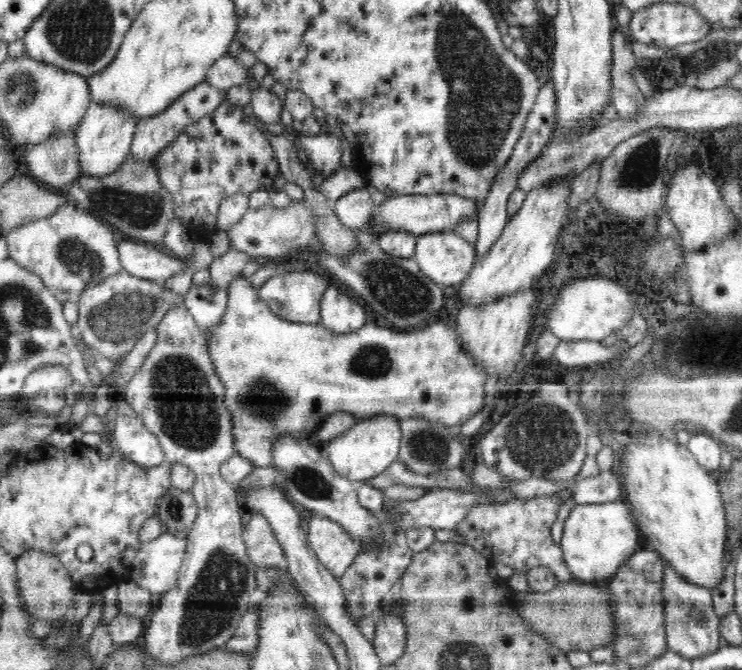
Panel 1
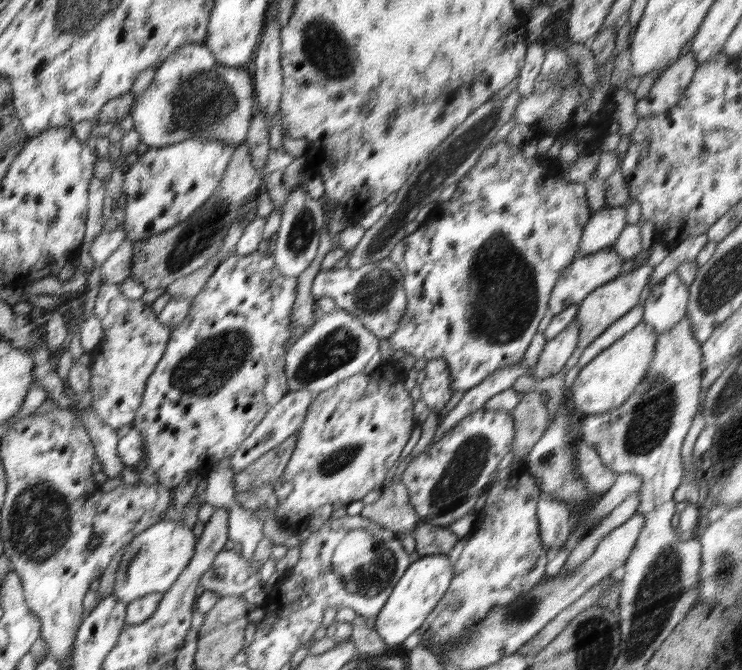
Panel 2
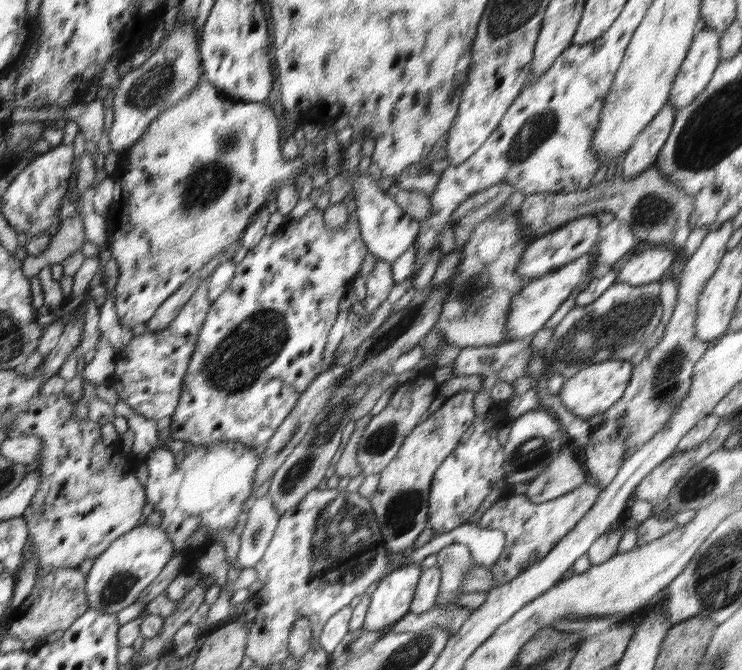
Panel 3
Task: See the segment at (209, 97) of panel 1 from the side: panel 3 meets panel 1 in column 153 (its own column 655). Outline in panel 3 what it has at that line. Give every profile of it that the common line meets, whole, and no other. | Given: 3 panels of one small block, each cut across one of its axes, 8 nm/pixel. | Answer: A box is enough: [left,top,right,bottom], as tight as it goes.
[620,104,676,181]

